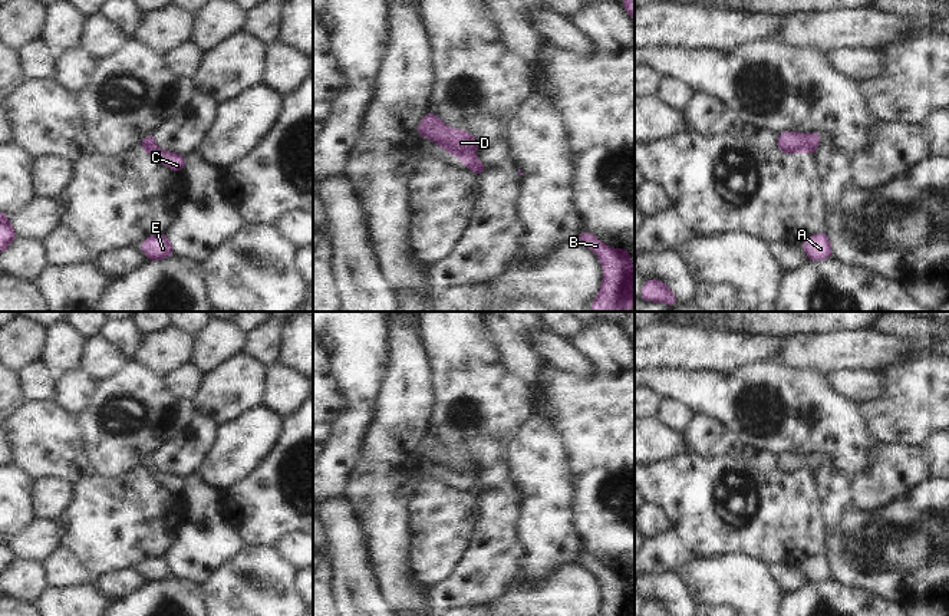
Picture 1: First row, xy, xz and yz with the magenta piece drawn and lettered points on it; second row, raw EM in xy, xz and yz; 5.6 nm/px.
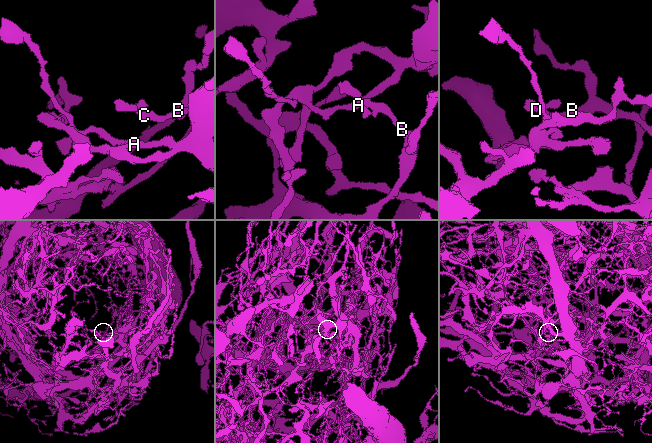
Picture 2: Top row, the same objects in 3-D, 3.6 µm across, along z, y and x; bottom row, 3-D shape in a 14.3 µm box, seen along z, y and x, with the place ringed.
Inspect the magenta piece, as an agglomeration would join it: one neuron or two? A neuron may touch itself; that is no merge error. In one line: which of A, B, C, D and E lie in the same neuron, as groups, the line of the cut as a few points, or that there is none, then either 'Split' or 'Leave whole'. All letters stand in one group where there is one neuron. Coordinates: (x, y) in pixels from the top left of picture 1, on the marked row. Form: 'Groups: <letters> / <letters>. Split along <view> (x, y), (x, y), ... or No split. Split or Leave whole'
Groups: A B C E / D. Split along xz (473, 157), (468, 168). Split

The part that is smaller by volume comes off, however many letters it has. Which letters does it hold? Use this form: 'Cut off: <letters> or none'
Cut off: D

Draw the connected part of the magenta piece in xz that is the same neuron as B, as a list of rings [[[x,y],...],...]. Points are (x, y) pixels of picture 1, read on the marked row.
[[[587,231],[579,235],[579,243],[594,251],[603,267],[603,284],[592,303],[592,312],[630,312],[635,300],[635,284],[630,283],[635,264],[629,251],[613,250]]]

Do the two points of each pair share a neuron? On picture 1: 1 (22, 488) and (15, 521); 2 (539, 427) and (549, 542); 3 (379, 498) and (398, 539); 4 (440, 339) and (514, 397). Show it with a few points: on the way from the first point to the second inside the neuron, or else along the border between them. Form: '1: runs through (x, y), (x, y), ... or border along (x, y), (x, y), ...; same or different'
1: runs through (15, 497), (15, 513); same
2: runs through (539, 455), (549, 486), (549, 513); same
3: runs through (384, 509), (389, 529); same
4: runs through (458, 348), (496, 382); same

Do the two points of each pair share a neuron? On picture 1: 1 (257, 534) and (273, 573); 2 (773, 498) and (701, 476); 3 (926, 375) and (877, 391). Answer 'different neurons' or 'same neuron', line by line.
1: different neurons
2: same neuron
3: different neurons

